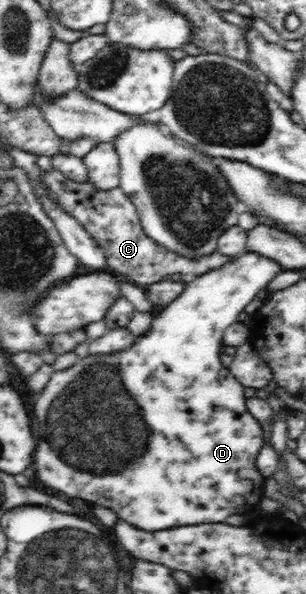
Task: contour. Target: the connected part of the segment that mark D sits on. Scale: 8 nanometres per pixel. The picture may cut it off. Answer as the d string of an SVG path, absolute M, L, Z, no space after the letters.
M247 251L244 254L240 254L234 257L233 261L225 263L220 268L205 272L203 275L194 276L192 281L186 283L181 295L167 304L167 307L161 313L157 313L157 317L150 321L151 325L146 329L146 332L135 337L121 351L109 353L109 355L93 355L90 353L86 358L79 358L77 365L73 365L71 369L53 373L49 381L47 381L47 387L43 389L43 393L35 401L35 417L37 417L39 425L47 429L47 433L42 433L43 441L39 441L40 447L36 449L35 455L37 457L33 461L35 469L37 469L37 479L41 479L45 485L49 485L49 487L53 487L53 489L57 489L61 493L67 493L69 497L79 497L85 502L107 507L107 509L115 512L119 519L125 520L137 529L154 533L177 526L223 523L229 515L247 516L252 513L263 496L263 483L267 479L261 475L259 468L255 465L255 457L257 457L257 453L261 451L264 445L263 430L259 427L259 423L247 413L247 407L245 407L246 397L243 397L243 385L237 385L237 378L229 371L229 368L221 365L221 350L223 349L221 345L223 345L225 329L231 323L237 321L239 314L243 313L245 307L257 297L257 293L265 290L267 285L269 285L269 281L282 271L284 271L283 268L275 260L257 252Z

